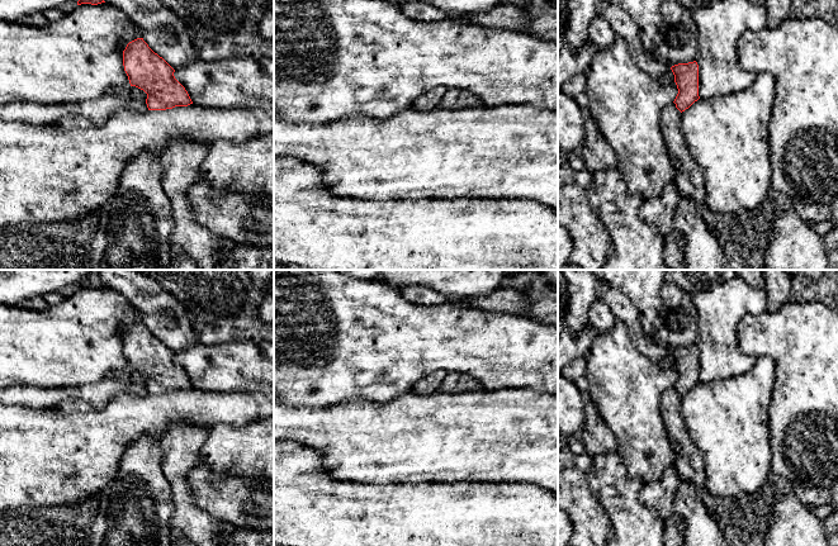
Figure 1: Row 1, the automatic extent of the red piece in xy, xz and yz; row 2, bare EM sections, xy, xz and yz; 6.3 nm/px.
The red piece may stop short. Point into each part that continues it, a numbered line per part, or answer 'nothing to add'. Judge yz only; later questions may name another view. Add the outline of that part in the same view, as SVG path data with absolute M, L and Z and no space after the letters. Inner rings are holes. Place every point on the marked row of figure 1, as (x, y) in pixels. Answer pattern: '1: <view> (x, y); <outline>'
1: yz (689, 179); M674 103L668 104L661 114L662 134L672 161L677 165L674 184L681 195L691 199L705 224L715 232L716 214L705 203L705 182L702 174L692 158L686 139L681 133L681 111Z

